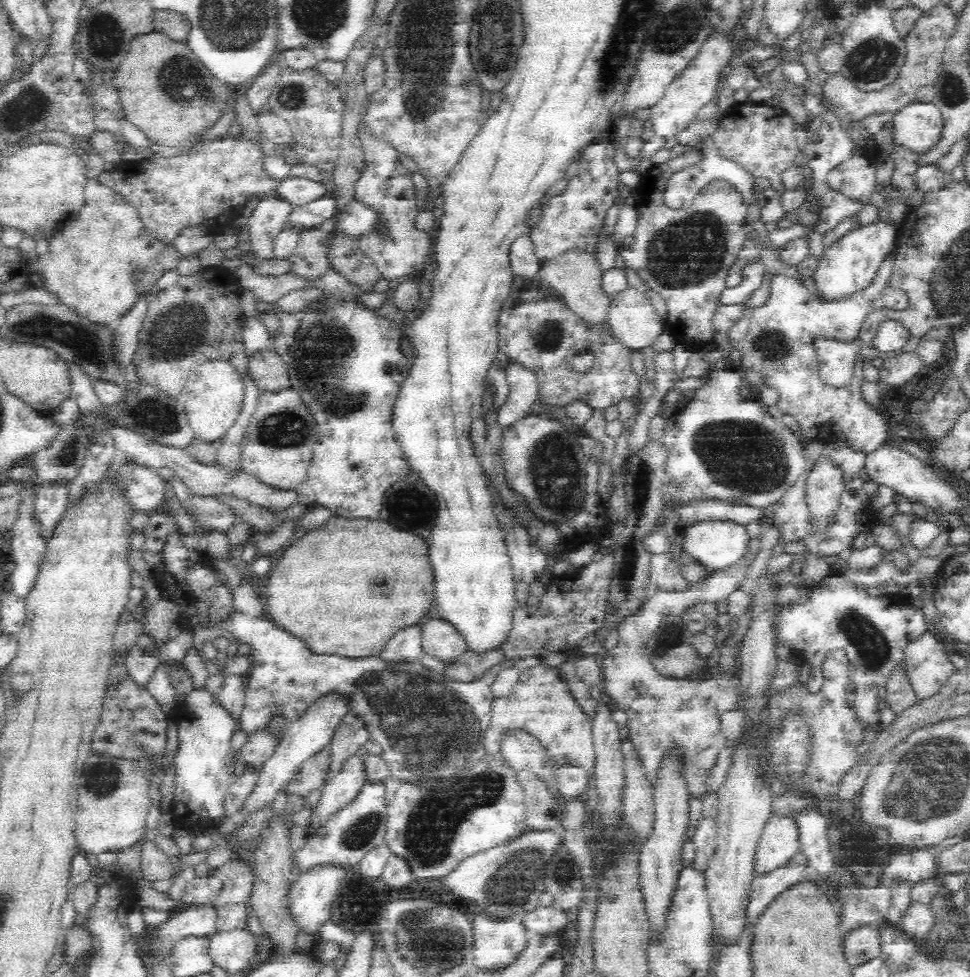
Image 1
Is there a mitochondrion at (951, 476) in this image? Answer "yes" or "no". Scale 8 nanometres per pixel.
no

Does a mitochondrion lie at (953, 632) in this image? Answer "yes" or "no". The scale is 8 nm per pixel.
no

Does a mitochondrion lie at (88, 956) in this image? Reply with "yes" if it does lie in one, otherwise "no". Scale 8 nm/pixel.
no

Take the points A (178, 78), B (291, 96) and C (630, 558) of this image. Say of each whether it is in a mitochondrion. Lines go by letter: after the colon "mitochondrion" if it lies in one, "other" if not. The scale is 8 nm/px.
A: mitochondrion
B: mitochondrion
C: mitochondrion

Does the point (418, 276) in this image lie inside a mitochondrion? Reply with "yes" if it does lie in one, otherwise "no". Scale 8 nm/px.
no

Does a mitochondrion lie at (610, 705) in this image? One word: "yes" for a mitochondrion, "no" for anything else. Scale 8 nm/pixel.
no

